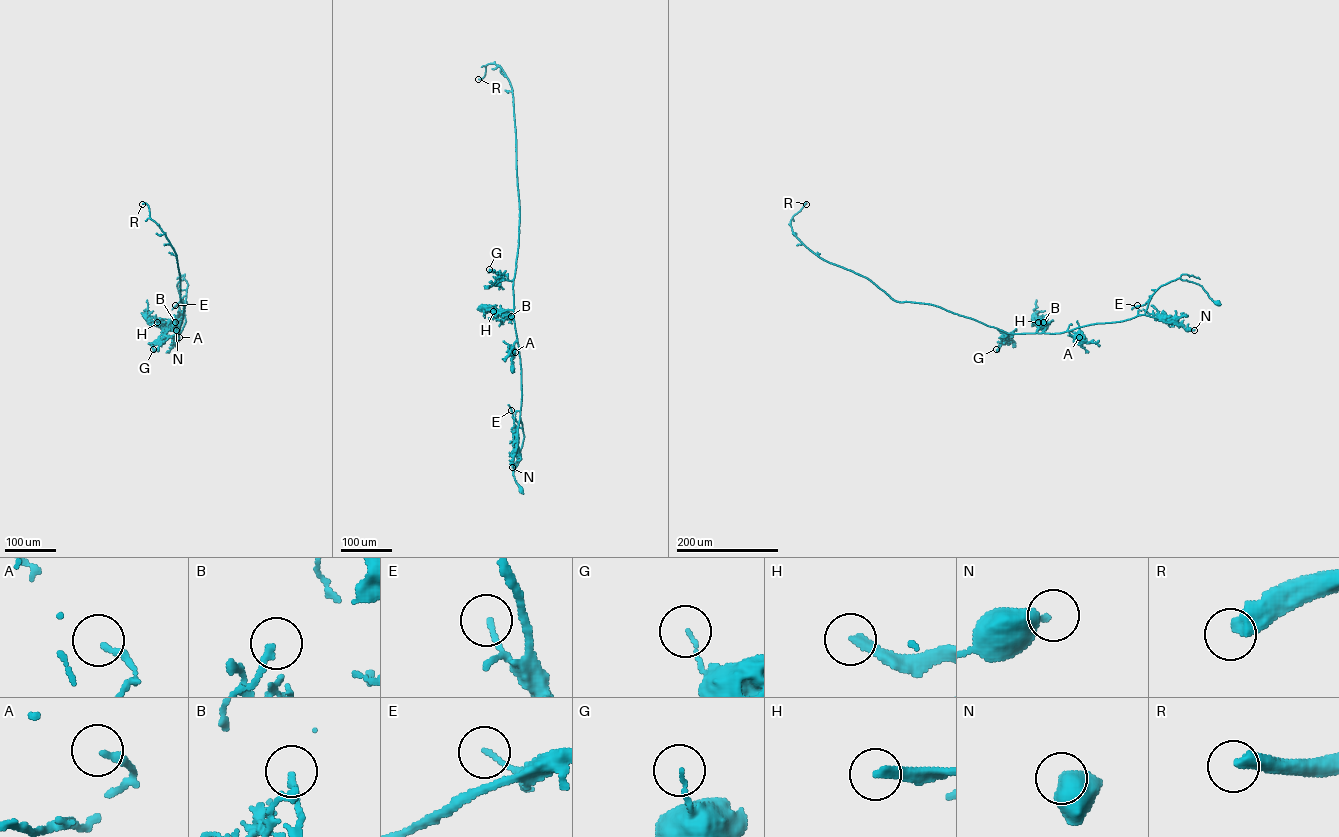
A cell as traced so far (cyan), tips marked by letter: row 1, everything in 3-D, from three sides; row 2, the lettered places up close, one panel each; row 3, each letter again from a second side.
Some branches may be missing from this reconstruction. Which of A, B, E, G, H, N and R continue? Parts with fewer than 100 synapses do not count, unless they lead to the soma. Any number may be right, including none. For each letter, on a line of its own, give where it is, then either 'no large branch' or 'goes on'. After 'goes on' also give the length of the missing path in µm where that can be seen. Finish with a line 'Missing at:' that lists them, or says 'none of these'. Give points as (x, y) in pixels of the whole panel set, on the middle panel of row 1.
A: at (515, 352); no large branch
B: at (511, 316); no large branch
E: at (511, 410); no large branch
G: at (489, 269); no large branch
H: at (493, 311); goes on; about 30 µm are missing
N: at (512, 467); no large branch
R: at (478, 79); goes on; about 140 µm are missing
Missing at: H, R

